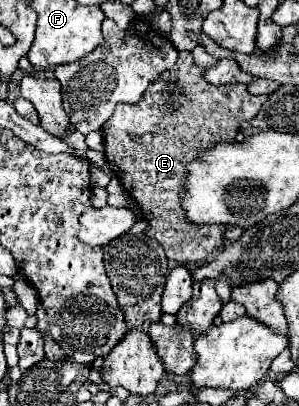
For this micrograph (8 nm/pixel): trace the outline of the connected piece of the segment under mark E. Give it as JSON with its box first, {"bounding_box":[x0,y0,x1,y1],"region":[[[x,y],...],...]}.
{"bounding_box":[103,51,267,265],"region":[[[179,51],[177,63],[161,73],[157,81],[153,81],[139,103],[127,105],[119,103],[115,113],[103,123],[103,137],[105,137],[105,159],[113,175],[121,181],[125,191],[133,197],[133,201],[143,209],[143,217],[149,223],[147,235],[157,239],[169,261],[179,265],[185,263],[201,263],[215,251],[219,251],[225,243],[225,229],[227,225],[193,225],[185,217],[185,209],[181,207],[181,199],[185,195],[185,179],[187,179],[187,165],[201,157],[205,151],[213,149],[219,143],[231,143],[239,131],[243,121],[251,121],[261,105],[267,101],[267,95],[251,95],[247,85],[233,83],[233,85],[211,85],[205,81],[205,67],[195,65],[189,51]]]}

